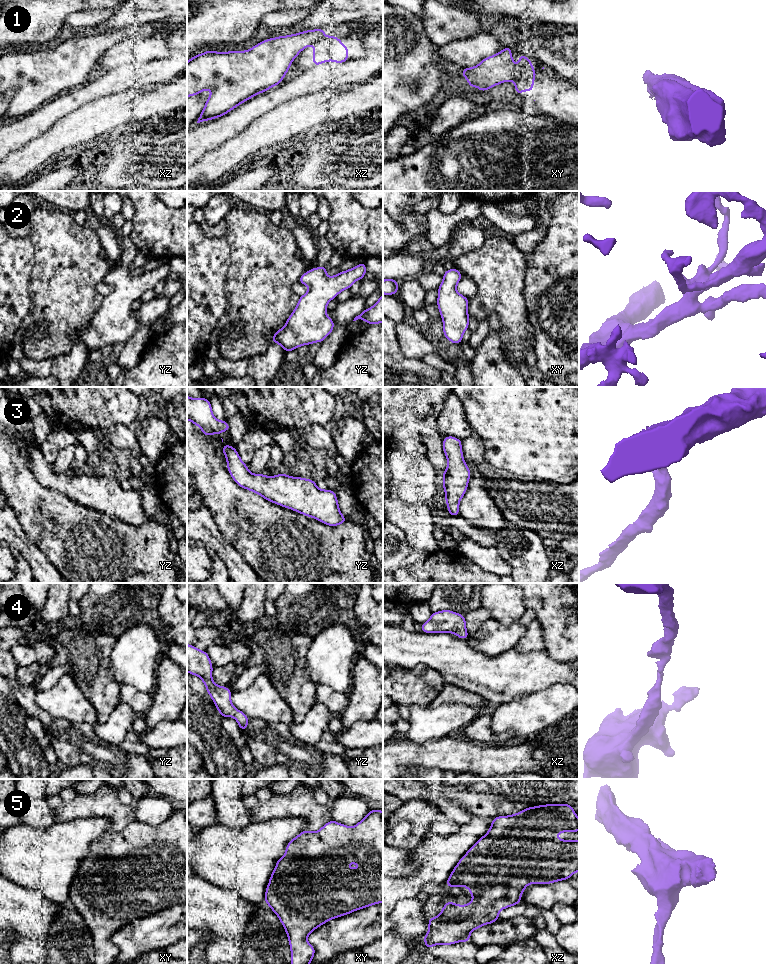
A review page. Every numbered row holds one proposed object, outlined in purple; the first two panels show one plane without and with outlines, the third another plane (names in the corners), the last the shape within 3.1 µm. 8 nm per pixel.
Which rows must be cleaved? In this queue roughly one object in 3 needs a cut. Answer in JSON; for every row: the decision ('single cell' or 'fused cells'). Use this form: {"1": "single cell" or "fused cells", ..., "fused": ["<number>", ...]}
{"1": "fused cells", "2": "single cell", "3": "single cell", "4": "single cell", "5": "single cell", "fused": ["1"]}

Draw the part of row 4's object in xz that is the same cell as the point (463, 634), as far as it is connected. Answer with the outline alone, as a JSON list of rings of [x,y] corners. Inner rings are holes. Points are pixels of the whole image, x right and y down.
[[[450,610],[433,612],[429,620],[421,625],[421,632],[454,633],[461,639],[467,639],[469,637],[466,631],[465,617]]]

